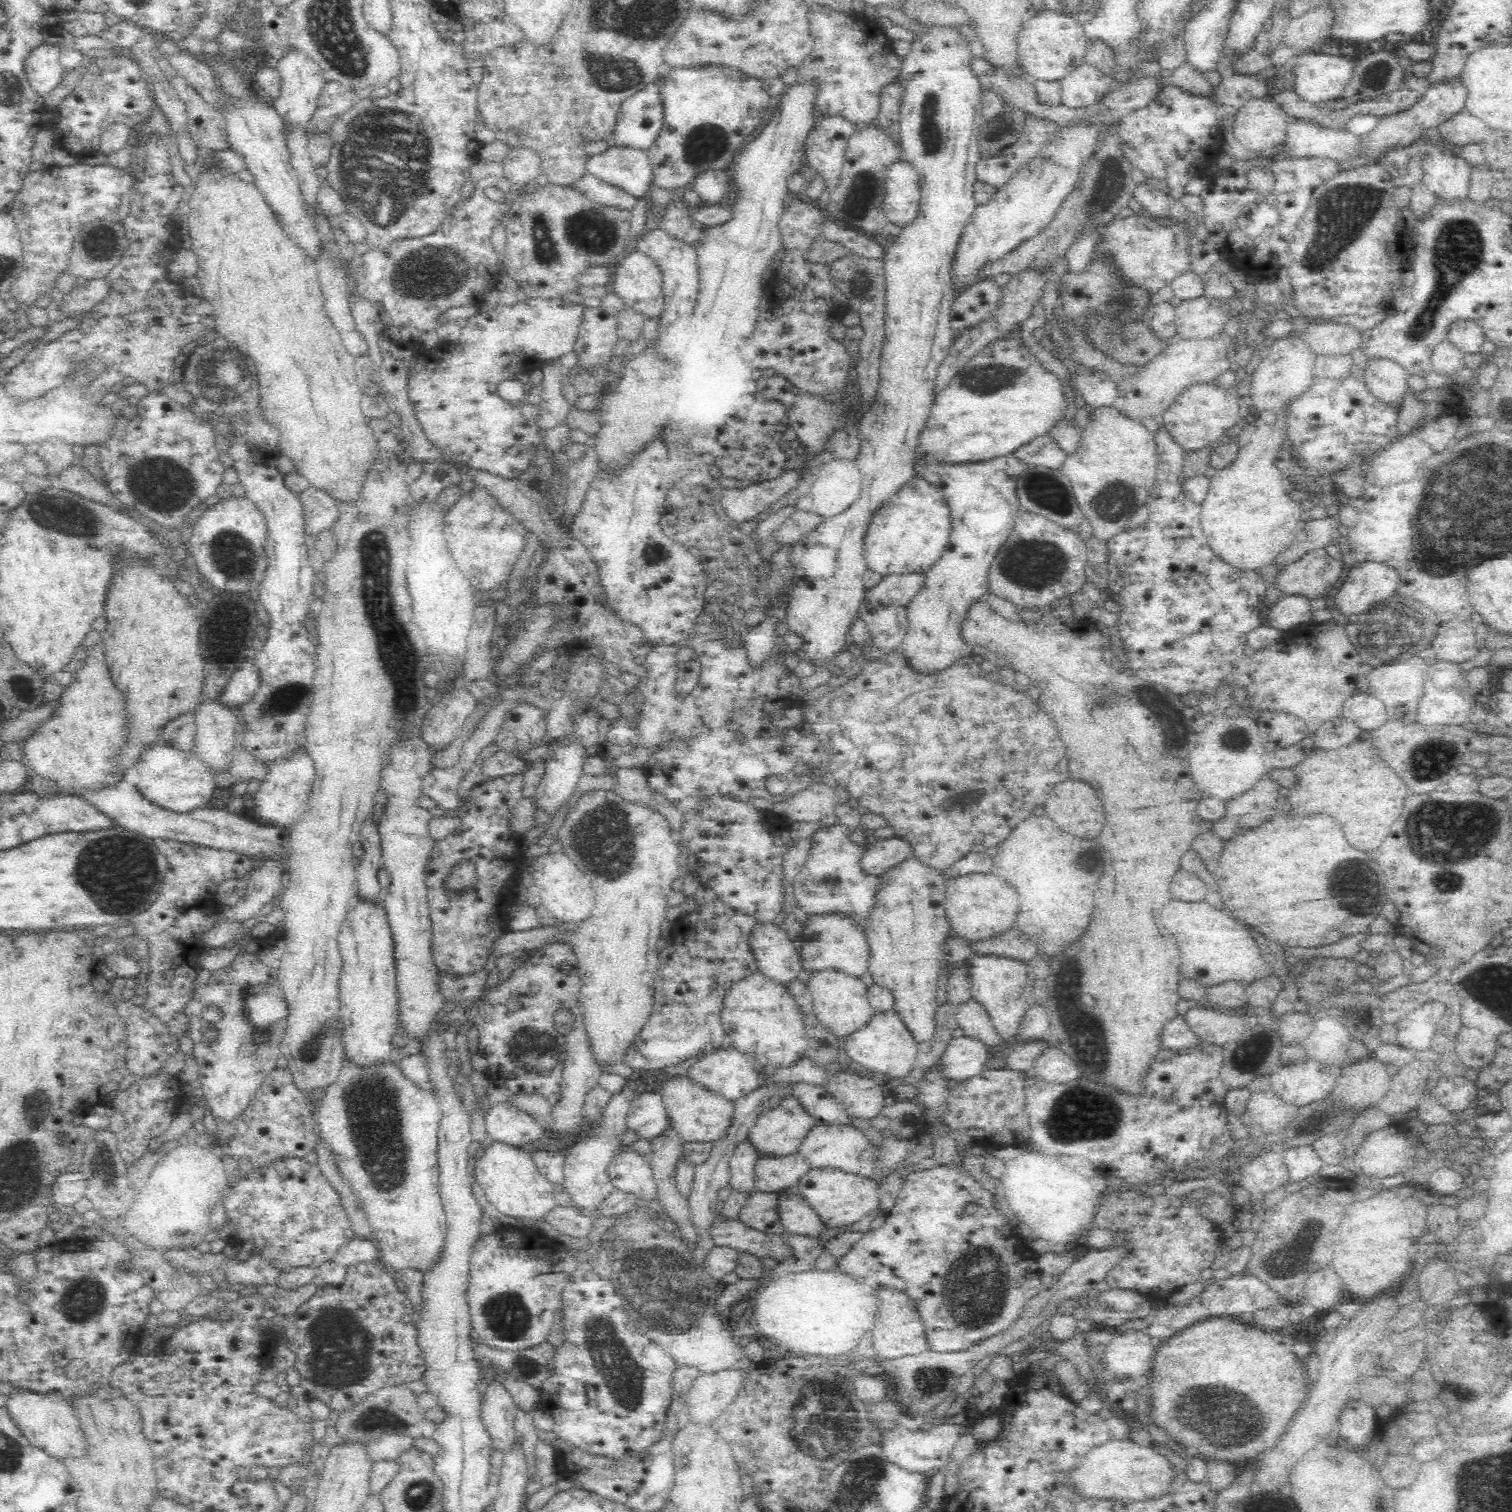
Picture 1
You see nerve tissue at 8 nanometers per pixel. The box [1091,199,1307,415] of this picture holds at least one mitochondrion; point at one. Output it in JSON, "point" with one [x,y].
{"point":[1109,296]}

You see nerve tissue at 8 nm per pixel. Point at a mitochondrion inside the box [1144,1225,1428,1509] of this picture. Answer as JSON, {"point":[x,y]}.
{"point":[1224,1418]}

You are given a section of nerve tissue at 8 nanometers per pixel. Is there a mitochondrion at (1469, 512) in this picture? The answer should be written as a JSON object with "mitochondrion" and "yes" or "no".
{"mitochondrion":"yes"}

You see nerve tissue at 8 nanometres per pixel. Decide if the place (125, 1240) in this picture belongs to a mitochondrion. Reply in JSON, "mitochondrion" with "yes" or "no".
{"mitochondrion":"no"}

